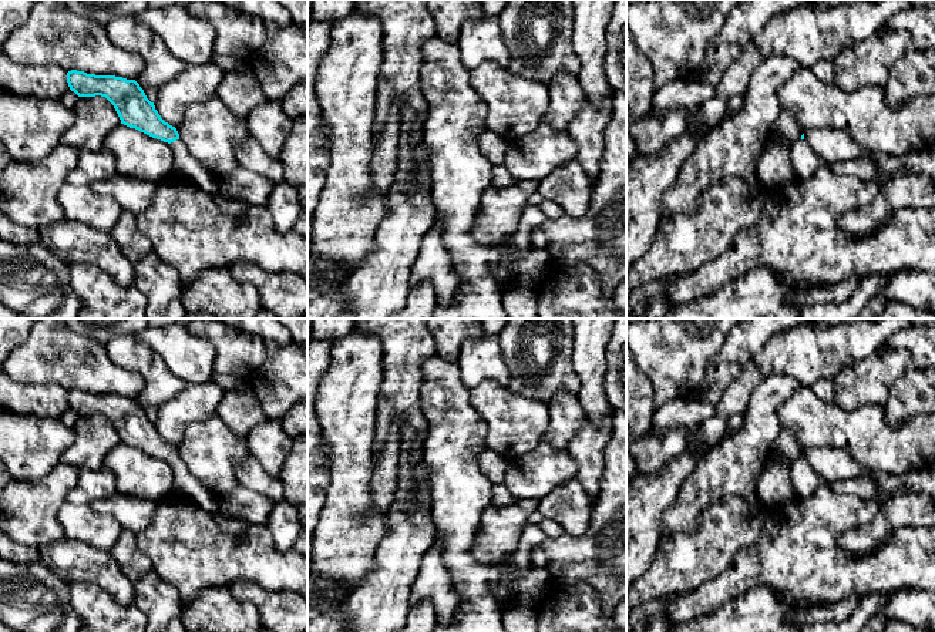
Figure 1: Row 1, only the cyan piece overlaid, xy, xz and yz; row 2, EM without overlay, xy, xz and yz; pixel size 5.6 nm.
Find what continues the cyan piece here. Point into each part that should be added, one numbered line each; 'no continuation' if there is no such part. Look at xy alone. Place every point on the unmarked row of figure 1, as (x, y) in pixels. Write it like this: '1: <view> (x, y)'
1: xy (185, 484)

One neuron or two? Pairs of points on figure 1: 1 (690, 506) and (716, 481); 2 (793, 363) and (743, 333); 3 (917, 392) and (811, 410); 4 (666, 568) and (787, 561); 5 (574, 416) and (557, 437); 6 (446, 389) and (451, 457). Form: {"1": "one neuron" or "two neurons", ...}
{"1": "one neuron", "2": "two neurons", "3": "two neurons", "4": "two neurons", "5": "one neuron", "6": "one neuron"}

